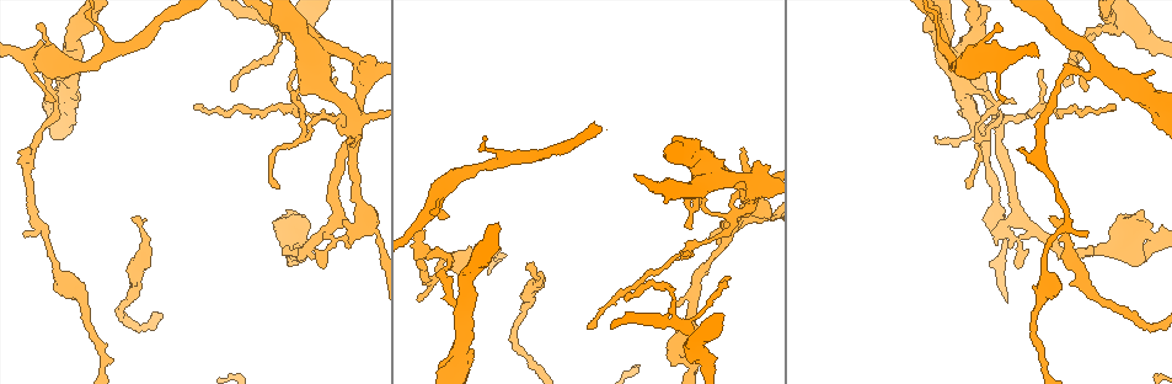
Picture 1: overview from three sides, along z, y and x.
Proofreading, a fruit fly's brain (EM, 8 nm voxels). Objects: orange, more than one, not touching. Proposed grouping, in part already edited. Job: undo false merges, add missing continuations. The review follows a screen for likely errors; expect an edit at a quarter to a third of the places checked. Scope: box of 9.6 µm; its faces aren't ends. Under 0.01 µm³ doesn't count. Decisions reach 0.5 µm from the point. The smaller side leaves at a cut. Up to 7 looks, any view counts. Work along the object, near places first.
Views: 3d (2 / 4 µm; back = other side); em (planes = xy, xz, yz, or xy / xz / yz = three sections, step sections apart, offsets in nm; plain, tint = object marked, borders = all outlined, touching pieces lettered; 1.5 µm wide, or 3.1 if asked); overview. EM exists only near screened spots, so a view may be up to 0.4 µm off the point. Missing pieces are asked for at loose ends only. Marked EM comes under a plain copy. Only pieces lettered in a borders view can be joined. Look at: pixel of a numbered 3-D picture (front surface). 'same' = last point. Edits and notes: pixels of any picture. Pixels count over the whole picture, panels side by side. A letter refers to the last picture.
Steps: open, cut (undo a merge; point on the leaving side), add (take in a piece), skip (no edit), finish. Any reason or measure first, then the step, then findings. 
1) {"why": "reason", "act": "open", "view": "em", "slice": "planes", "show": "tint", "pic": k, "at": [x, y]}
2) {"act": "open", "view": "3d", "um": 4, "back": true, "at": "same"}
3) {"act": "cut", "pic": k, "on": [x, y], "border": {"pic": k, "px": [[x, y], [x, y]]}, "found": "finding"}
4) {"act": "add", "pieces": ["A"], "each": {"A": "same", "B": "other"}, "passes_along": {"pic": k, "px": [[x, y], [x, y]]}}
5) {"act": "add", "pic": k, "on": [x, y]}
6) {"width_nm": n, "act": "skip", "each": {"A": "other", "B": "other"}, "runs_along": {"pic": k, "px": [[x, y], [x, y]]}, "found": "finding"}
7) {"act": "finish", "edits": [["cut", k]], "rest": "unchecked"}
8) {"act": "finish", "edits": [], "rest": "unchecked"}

{"why": "thin end", "act": "open", "view": "3d", "um": 4, "pic": 1, "at": [279, 186]}

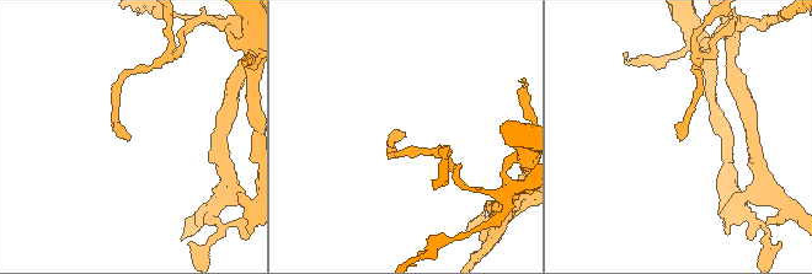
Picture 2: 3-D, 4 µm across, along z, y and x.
{"act": "open", "view": "em", "slice": "planes", "show": "borders", "pic": 2, "at": [405, 136]}

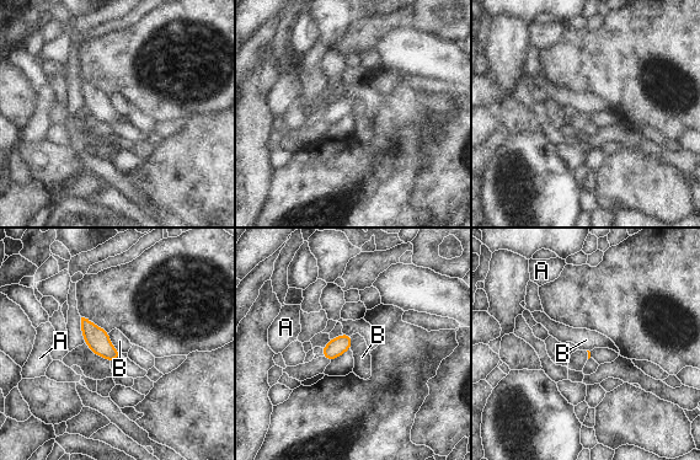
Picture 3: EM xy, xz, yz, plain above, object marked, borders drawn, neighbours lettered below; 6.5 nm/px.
{"act": "skip", "each": {"A": "other", "B": "other"}, "border": {"pic": 3, "px": [[107, 333], [112, 346], [118, 352]]}, "found": "none of them fits"}

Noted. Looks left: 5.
{"why": "narrows sharply", "act": "open", "view": "em", "slice": "planes", "show": "tint", "pic": 1, "at": [311, 117]}

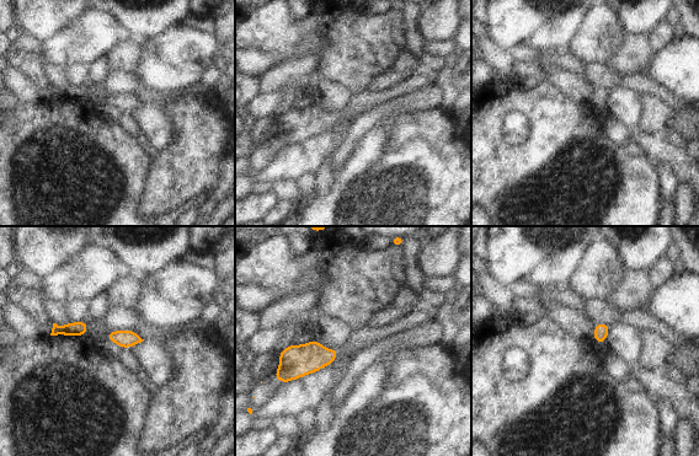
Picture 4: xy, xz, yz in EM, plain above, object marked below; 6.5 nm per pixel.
{"why": "what lies round it", "act": "open", "view": "em", "slice": "planes", "show": "borders", "at": "same"}

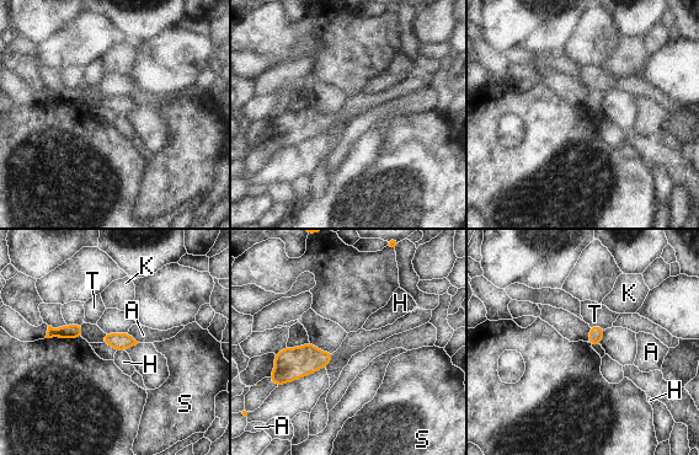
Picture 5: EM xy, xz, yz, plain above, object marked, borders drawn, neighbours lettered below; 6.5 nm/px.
{"act": "skip", "each": {"A": "other", "H": "other", "K": "other", "S": "other", "T": "other"}, "border": {"pic": 5, "px": [[117, 349], [124, 351]]}, "found": "all the same neuron"}

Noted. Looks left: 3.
{"why": "sharp bend", "act": "open", "view": "3d", "um": 2, "back": true, "pic": 1, "at": [1112, 29]}

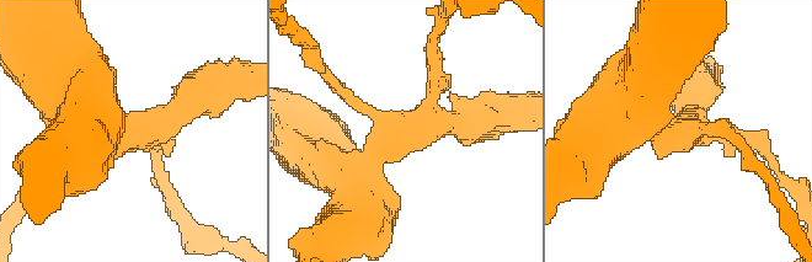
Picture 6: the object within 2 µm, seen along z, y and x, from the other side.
{"why": "shape alone is not enough", "act": "open", "view": "em", "slice": "xz", "step": 8, "show": "tint", "pic": 6, "at": [676, 133]}

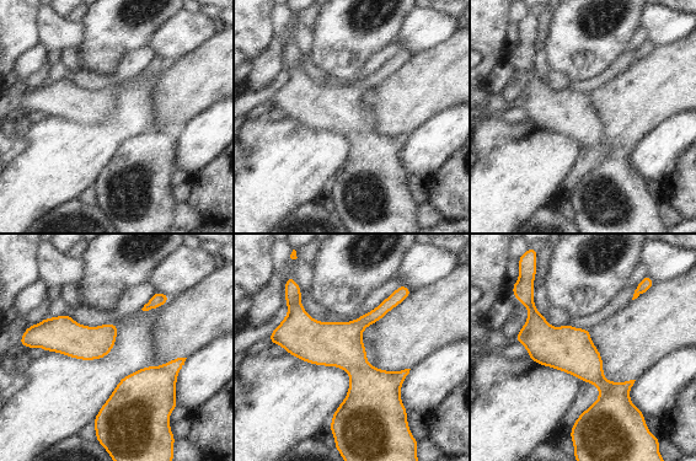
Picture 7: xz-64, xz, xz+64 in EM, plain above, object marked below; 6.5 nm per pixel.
{"act": "open", "view": "em", "slice": "planes", "show": "borders", "at": "same"}

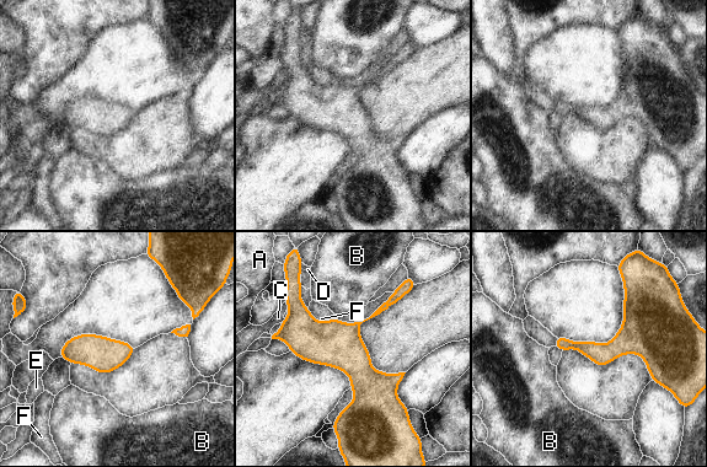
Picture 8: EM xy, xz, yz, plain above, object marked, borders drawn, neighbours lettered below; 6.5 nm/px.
{"width_nm": 240, "act": "skip", "each": {"A": "other", "B": "other", "C": "other", "D": "other", "E": "other", "F": "other"}, "runs_along": {"pic": 8, "px": [[296, 284], [298, 312], [360, 375], [343, 422]]}, "found": "one neuron here"}

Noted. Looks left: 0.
{"act": "finish", "edits": [], "rest": "unchecked"}

